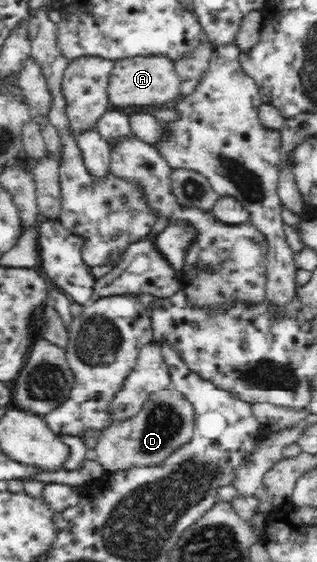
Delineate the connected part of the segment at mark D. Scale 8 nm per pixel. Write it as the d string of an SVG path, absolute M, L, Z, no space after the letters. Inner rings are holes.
M178 390L154 392L142 410L125 421L113 422L102 430L94 454L105 473L144 466L160 466L170 454L193 438L195 408Z

